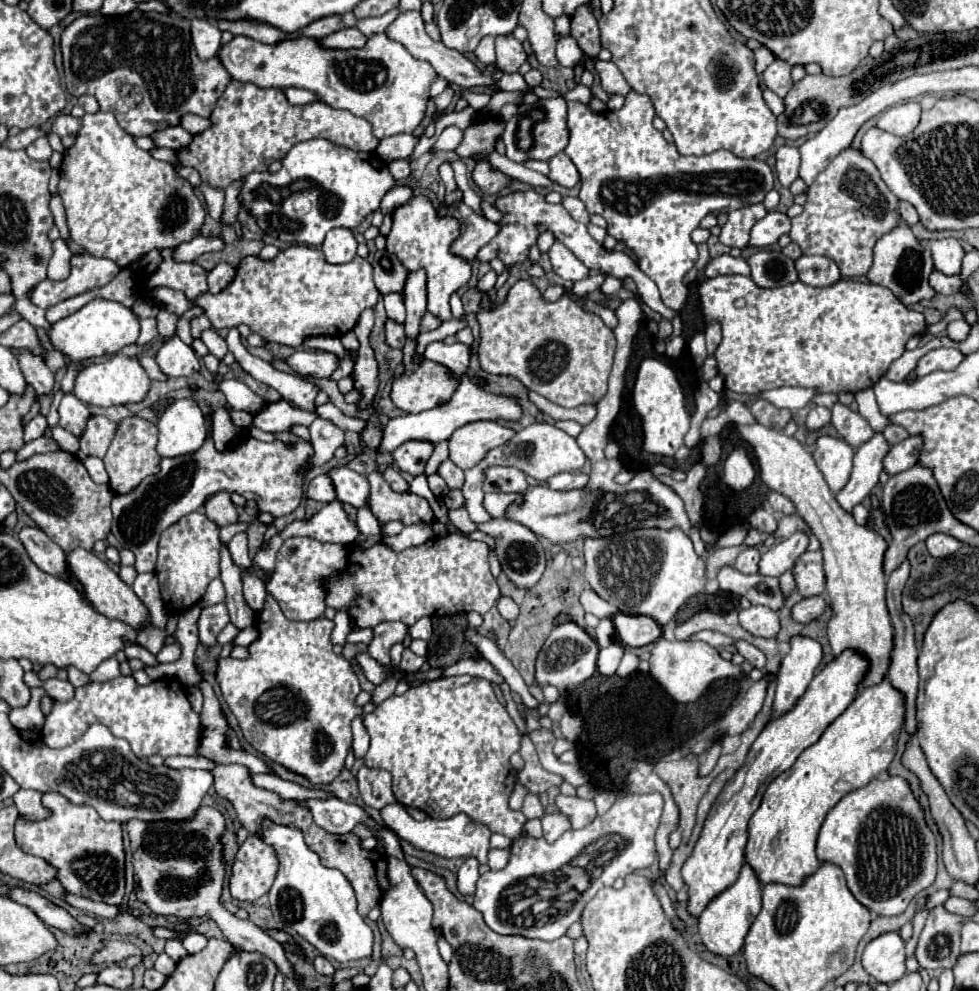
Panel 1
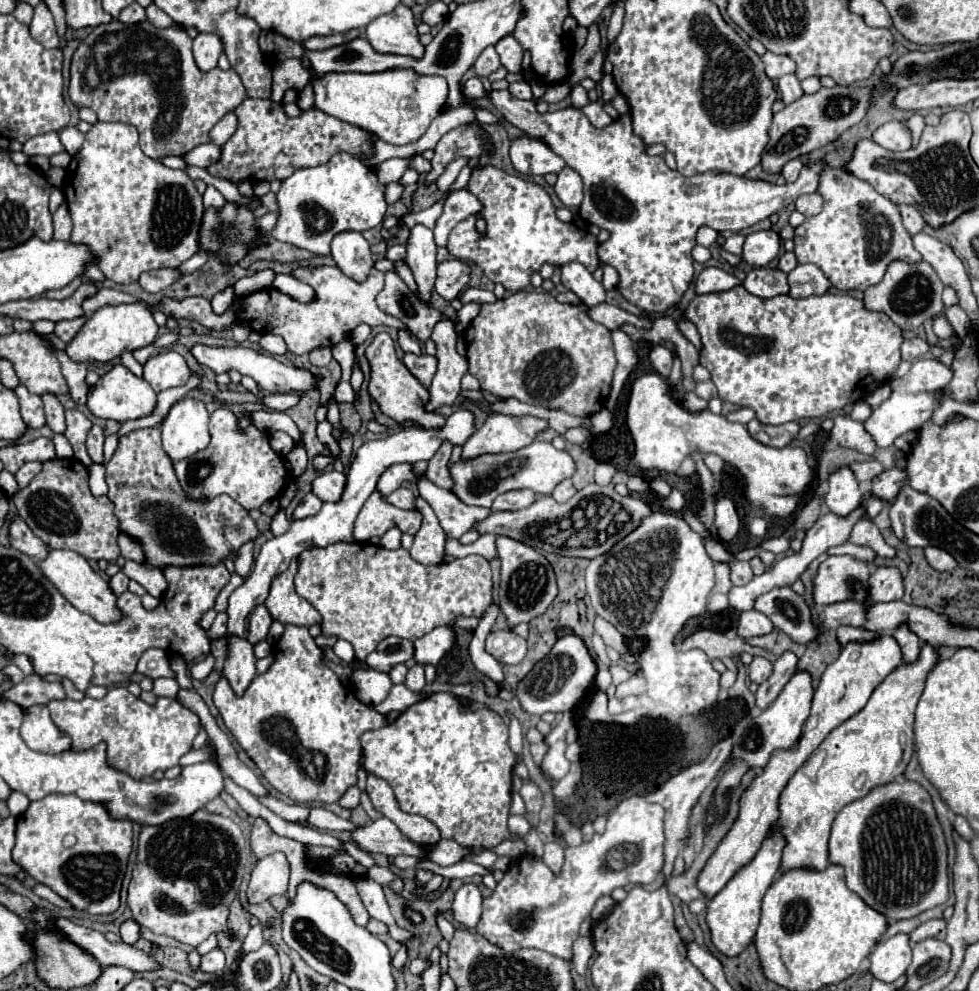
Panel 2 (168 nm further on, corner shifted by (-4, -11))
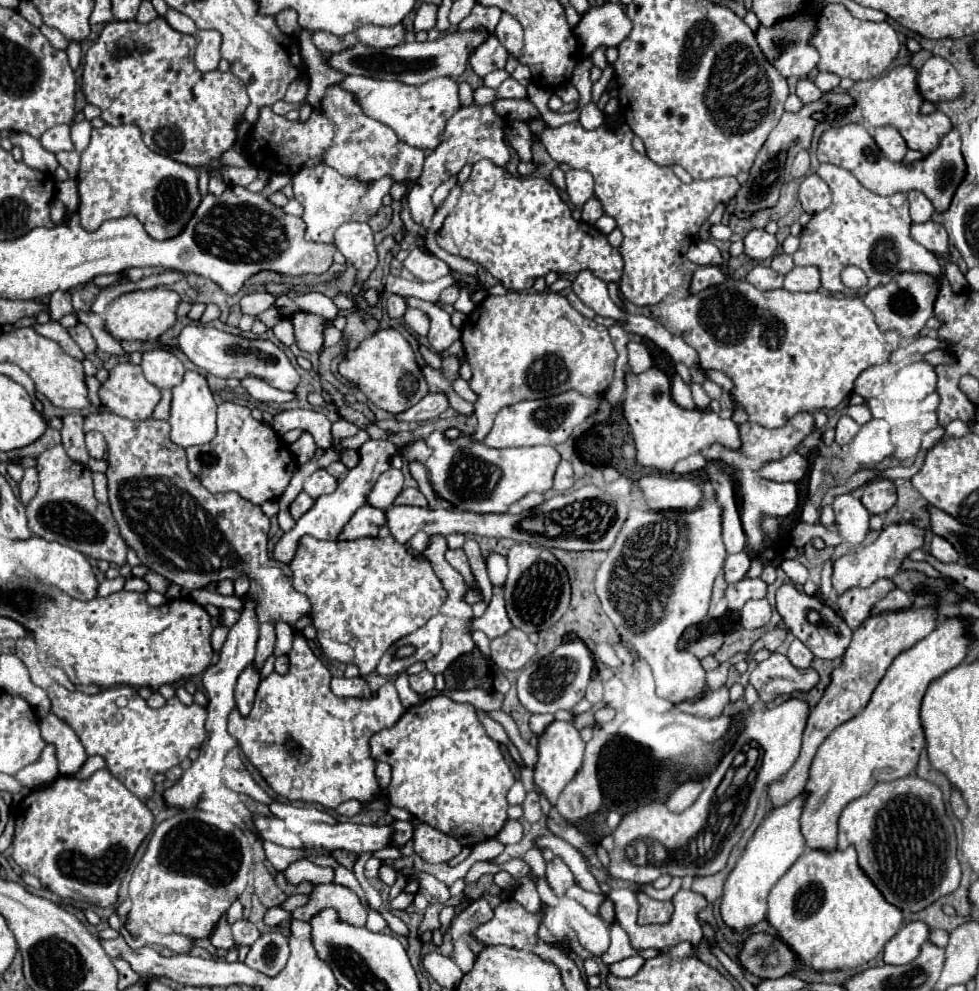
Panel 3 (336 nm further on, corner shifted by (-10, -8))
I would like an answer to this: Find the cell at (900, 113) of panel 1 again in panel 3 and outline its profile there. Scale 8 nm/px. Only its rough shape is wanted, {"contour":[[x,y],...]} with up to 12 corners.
{"contour":[[895,127],[871,135],[887,159],[901,161],[907,145]]}

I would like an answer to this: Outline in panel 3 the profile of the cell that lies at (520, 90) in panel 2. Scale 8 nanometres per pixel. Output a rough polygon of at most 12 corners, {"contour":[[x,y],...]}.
{"contour":[[513,77],[495,89],[495,99],[525,99],[527,91]]}

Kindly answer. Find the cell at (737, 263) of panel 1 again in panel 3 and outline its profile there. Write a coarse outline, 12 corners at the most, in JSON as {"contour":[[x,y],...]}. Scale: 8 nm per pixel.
{"contour":[[715,265],[697,267],[689,293],[695,295],[725,275]]}

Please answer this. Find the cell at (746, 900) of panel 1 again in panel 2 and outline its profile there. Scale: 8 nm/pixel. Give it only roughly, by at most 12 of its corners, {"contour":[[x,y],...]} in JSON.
{"contour":[[785,840],[761,850],[709,902],[707,926],[721,954],[753,940],[763,896],[779,872]]}

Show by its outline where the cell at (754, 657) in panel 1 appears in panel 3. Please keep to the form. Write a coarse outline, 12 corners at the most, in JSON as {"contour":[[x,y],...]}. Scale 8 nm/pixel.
{"contour":[[781,653],[757,663],[749,685],[763,703],[809,693],[815,669],[797,669]]}

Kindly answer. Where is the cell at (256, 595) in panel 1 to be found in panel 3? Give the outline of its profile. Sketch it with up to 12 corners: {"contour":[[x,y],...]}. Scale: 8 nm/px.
{"contour":[[259,627],[253,667],[259,671],[275,647],[275,627]]}

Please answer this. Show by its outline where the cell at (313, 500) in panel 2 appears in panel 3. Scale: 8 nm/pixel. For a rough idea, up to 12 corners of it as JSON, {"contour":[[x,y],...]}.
{"contour":[[299,493],[289,505],[291,517],[297,521],[313,507],[307,493]]}

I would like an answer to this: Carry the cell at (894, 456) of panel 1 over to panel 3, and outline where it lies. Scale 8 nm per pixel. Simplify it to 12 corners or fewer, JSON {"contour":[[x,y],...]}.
{"contour":[[889,479],[873,481],[861,491],[869,515],[887,513],[897,501]]}

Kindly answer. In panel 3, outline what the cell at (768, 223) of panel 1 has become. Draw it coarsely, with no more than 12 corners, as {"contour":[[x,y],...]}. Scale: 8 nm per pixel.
{"contour":[[749,231],[745,255],[767,259],[777,249],[775,235]]}

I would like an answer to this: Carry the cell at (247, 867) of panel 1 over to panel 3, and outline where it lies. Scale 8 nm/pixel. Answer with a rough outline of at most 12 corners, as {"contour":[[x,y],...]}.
{"contour":[[307,859],[291,863],[283,875],[293,885],[301,881],[331,883],[333,869]]}

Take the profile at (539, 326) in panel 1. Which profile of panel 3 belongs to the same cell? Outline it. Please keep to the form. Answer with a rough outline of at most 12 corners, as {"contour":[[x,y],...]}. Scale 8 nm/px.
{"contour":[[561,293],[487,297],[461,327],[473,439],[523,399],[605,393],[607,327]]}

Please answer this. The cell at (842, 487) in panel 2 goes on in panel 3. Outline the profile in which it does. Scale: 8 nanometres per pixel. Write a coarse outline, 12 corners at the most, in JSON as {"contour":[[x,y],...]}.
{"contour":[[855,495],[833,501],[835,525],[849,547],[869,531],[869,513]]}

